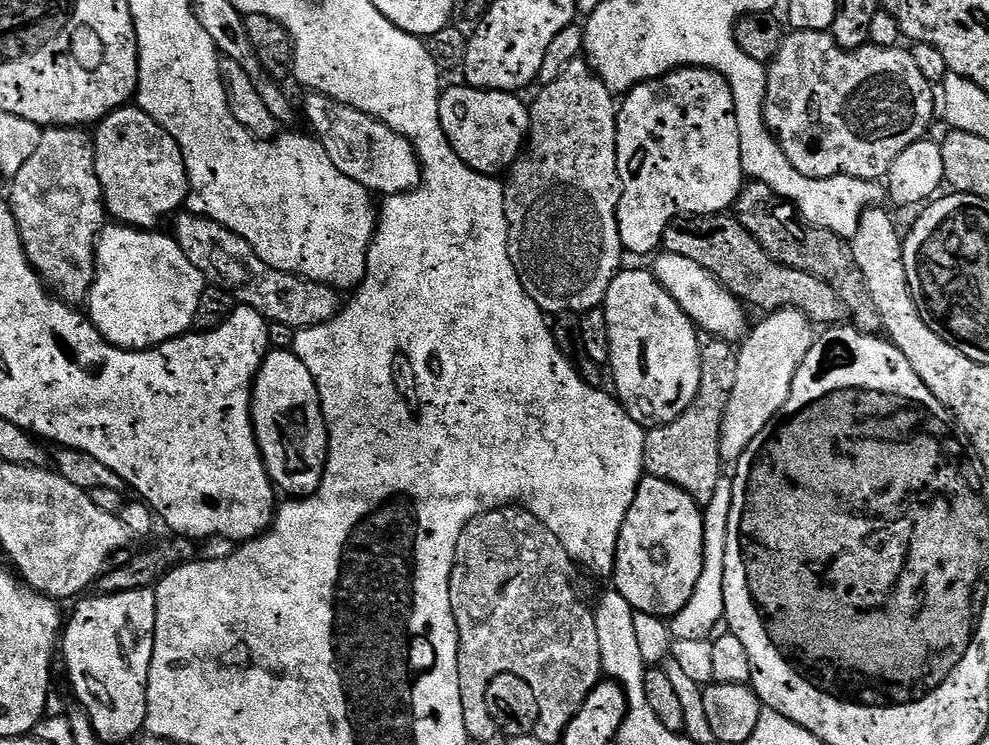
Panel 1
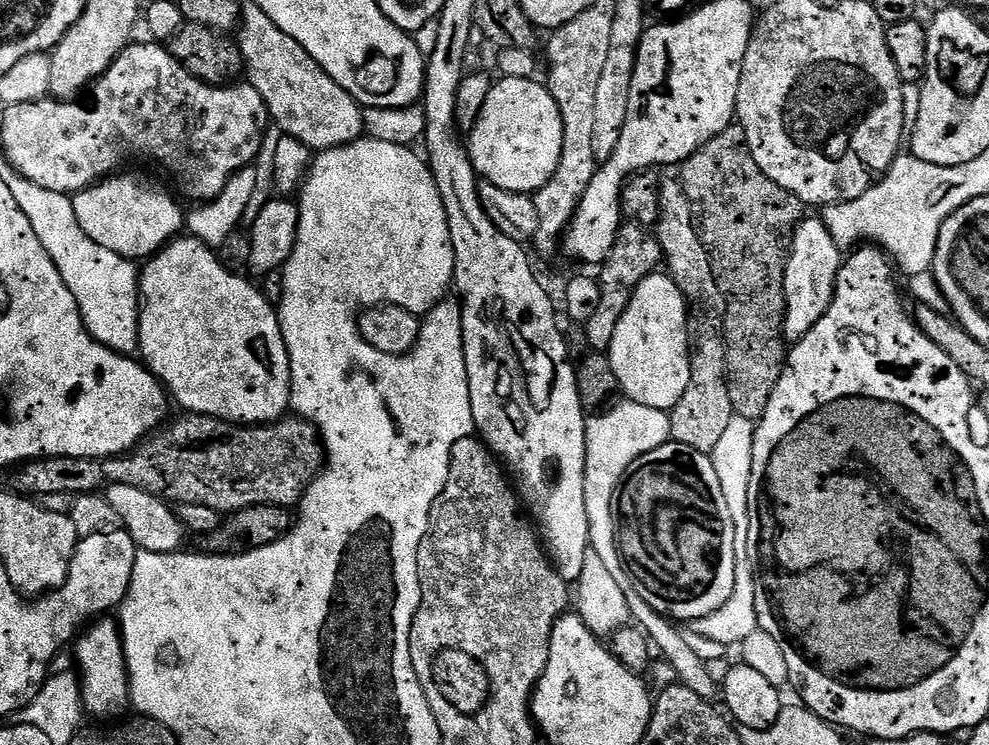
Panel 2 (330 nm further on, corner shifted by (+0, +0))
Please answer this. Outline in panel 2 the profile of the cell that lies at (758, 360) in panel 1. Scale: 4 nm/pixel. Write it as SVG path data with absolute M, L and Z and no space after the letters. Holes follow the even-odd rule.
M805 218L801 220L792 239L792 252L788 255L786 278L784 279L785 341L795 342L806 334L810 334L810 330L814 330L814 322L818 322L822 318L822 314L826 312L834 298L836 275L840 273L841 263L842 250L834 242L823 219Z

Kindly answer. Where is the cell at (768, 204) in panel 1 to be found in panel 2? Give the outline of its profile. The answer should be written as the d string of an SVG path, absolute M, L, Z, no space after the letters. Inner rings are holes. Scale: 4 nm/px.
M739 126L722 130L722 134L710 138L706 146L702 146L689 160L684 161L679 172L678 179L692 203L692 214L708 251L714 278L728 297L724 341L730 406L739 419L758 422L766 414L766 406L770 406L770 394L774 394L774 386L778 386L778 378L782 378L784 373L784 279L788 255L792 252L792 239L796 227L805 219L806 205L797 196L790 194L790 190L782 190L778 182L770 182L770 178L762 174L758 162L754 162L750 154L746 134Z

